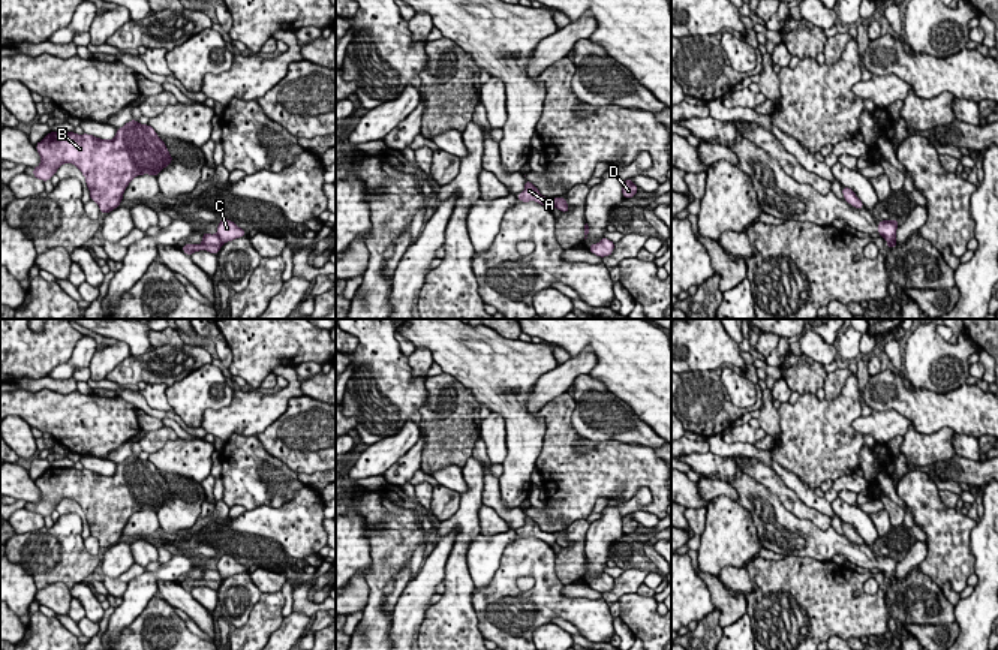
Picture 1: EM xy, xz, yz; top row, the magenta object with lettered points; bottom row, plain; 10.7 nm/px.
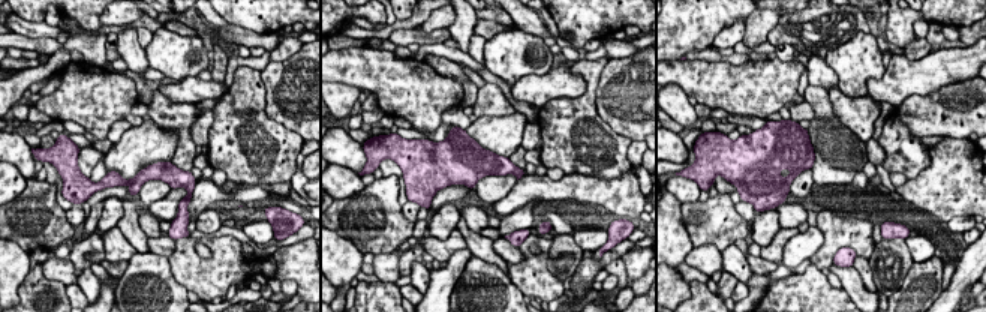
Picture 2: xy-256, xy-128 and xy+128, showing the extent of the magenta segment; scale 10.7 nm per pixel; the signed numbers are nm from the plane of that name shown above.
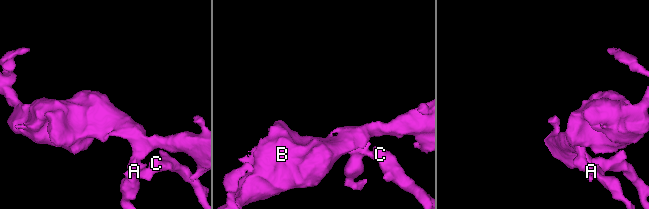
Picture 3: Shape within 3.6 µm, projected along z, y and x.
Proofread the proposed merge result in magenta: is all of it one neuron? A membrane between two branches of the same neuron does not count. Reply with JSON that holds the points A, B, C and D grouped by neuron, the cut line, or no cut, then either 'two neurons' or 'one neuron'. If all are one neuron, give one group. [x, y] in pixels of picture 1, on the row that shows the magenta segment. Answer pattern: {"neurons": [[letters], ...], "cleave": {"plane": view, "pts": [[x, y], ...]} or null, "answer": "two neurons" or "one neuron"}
{"neurons": [["A", "B", "D"], ["C"]], "cleave": {"plane": "xy", "pts": [[216, 234], [222, 243]]}, "answer": "two neurons"}

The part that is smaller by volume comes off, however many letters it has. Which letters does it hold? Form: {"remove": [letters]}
{"remove": ["C"]}

